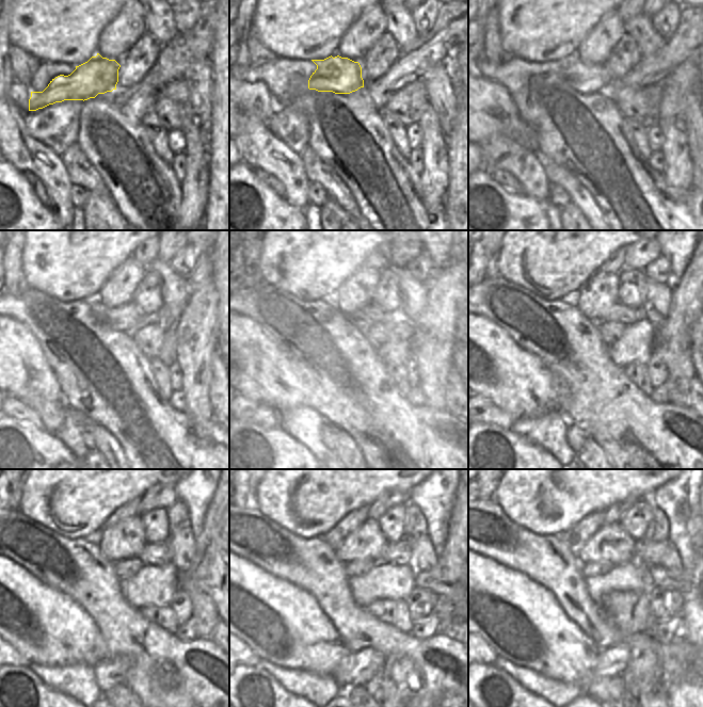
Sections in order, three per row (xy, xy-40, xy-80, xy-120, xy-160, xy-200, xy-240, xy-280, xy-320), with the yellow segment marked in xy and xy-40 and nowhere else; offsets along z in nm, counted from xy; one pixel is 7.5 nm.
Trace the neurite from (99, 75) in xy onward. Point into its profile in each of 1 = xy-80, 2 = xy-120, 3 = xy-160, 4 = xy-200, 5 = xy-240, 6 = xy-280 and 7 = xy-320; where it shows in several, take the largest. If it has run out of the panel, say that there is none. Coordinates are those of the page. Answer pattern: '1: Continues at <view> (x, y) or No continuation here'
1: Continues at xy-80 (584, 78)
2: Continues at xy-120 (127, 317)
3: Continues at xy-160 (373, 314)
4: Continues at xy-200 (627, 316)
5: Continues at xy-240 (159, 553)
6: Continues at xy-280 (399, 553)
7: Continues at xy-320 (649, 552).

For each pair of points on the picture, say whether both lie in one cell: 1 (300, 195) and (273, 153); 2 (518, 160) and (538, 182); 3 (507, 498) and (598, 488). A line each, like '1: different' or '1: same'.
1: same
2: same
3: same

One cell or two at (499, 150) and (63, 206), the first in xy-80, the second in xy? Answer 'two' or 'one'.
one

